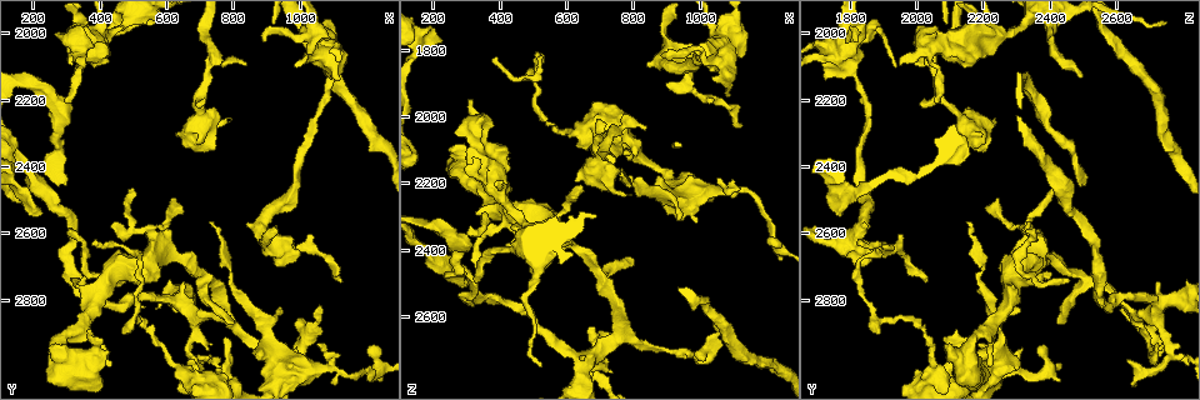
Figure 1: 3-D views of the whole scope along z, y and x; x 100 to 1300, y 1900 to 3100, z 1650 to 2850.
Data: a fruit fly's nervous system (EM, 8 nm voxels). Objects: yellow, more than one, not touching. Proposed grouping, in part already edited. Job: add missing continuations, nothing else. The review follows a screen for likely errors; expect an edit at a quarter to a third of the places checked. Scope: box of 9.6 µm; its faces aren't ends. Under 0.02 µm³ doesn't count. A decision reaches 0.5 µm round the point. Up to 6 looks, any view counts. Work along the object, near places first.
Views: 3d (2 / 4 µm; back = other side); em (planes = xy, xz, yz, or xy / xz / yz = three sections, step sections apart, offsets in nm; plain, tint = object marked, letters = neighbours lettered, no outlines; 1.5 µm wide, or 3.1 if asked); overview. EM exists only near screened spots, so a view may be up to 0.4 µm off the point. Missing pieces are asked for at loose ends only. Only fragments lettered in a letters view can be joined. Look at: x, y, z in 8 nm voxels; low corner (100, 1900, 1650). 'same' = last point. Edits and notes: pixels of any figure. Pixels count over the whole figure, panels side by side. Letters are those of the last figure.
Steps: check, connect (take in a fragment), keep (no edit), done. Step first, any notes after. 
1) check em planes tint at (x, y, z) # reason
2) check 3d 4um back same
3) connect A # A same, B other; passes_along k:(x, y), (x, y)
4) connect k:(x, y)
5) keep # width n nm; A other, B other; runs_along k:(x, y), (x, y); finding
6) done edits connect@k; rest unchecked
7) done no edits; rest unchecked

check em xy step 4 letters at (800, 2860, 2430) # an open end

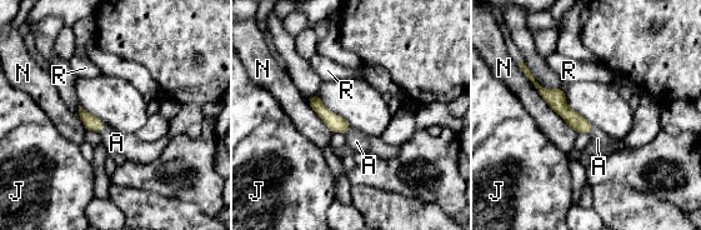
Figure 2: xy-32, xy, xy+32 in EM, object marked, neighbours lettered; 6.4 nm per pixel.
connect A # width 100 nm; A same, J other, N other, R other; passes_along 2:(336, 124), (346, 130), (356, 141); it goes on there

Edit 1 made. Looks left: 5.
check overview

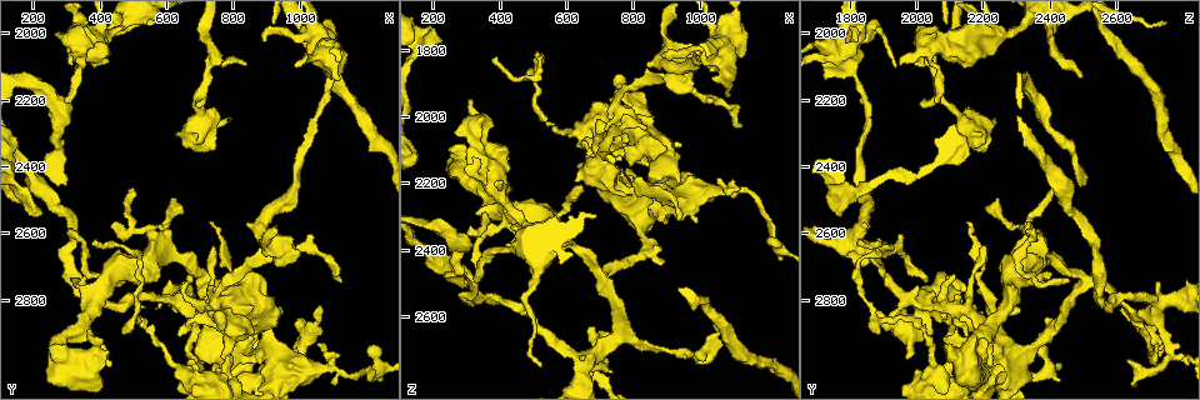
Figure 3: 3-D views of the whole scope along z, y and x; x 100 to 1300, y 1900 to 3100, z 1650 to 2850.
check em xz step 4 letters at (990, 2950, 2320) # branch stops here

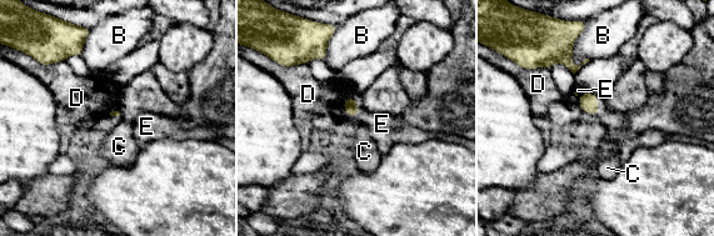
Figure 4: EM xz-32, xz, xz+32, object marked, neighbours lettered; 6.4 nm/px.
connect E # B other, C other, D other, E same; passes_along 4:(349, 105), (356, 109), (382, 126); the cell continues

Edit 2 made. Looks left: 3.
done edits connect@2, connect@4; rest unchecked

